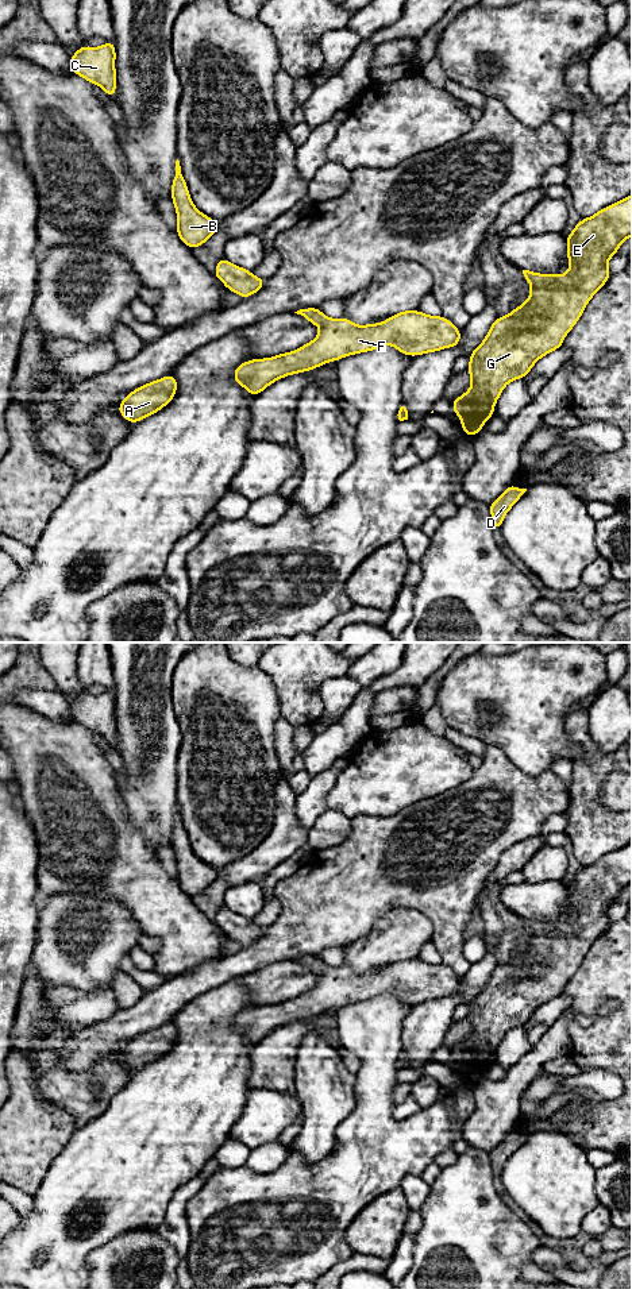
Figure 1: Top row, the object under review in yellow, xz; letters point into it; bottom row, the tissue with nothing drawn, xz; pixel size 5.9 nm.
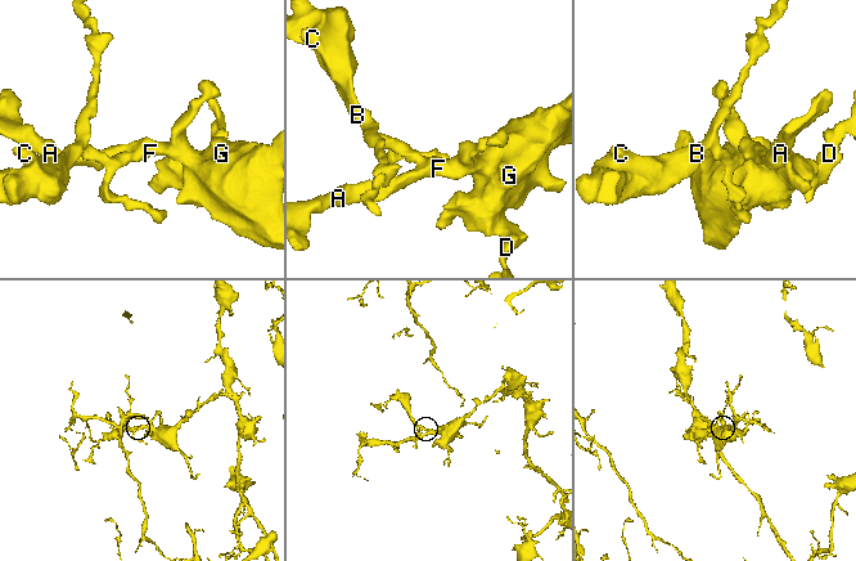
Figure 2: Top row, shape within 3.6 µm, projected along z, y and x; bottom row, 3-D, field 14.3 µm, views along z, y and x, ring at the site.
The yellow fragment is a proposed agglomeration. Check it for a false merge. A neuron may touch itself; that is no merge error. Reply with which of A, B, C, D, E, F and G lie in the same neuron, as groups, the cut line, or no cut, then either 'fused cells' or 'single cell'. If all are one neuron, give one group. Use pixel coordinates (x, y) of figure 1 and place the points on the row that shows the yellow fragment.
A B C D E F G | no cut | single cell

